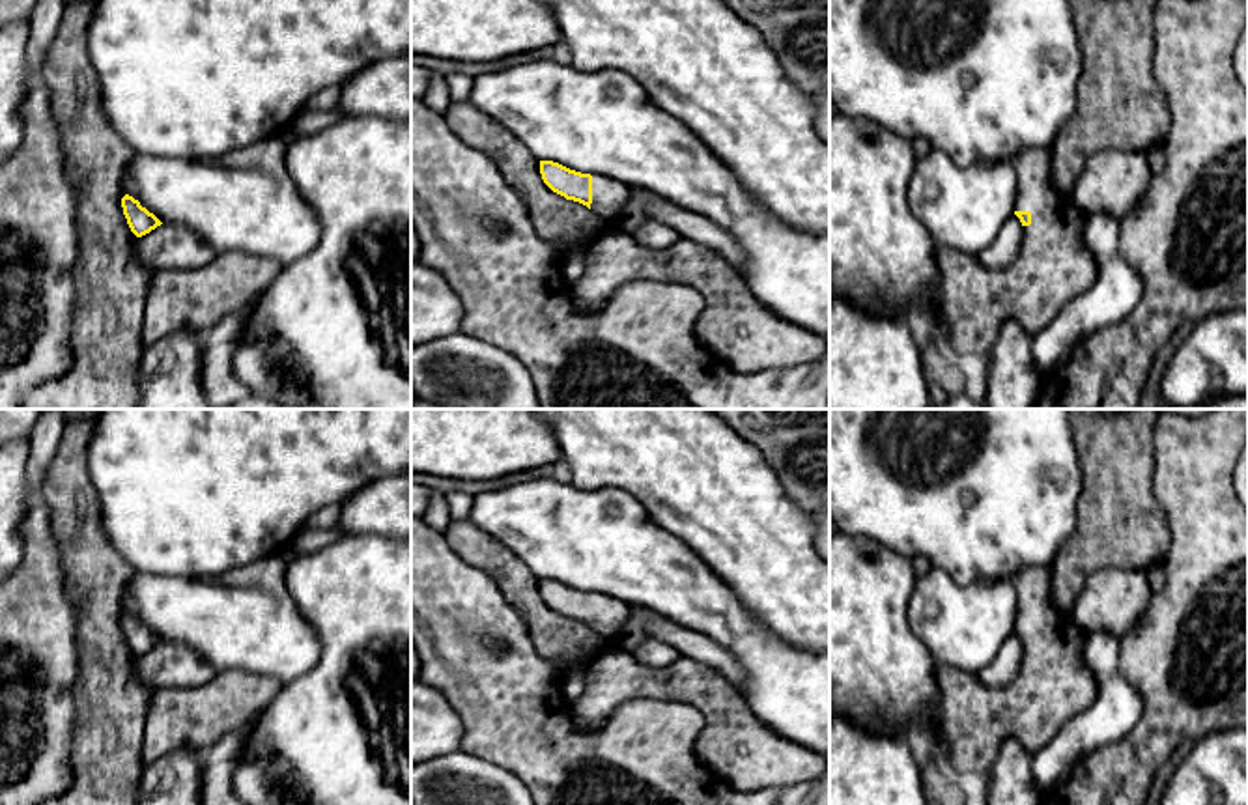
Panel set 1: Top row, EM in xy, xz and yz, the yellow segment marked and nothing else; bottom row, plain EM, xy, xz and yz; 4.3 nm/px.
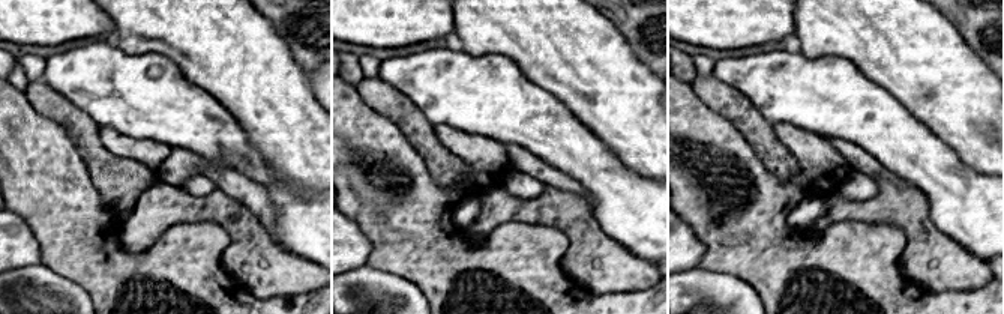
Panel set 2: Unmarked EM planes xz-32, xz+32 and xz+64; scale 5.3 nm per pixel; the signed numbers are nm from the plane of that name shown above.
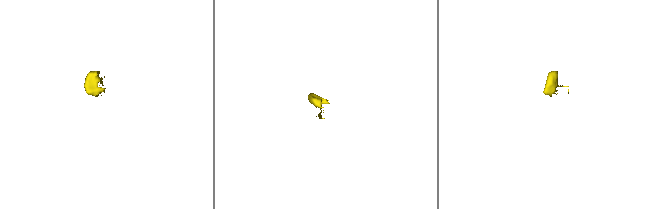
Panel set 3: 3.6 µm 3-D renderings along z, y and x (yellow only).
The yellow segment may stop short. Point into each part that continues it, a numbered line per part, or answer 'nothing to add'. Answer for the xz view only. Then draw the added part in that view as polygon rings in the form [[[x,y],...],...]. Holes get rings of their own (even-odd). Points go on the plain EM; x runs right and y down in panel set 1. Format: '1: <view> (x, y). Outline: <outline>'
1: xz (609, 615). Outline: [[[600,592],[592,594],[592,622],[594,629],[603,641],[603,652],[617,648],[617,639],[631,616],[631,607]]]

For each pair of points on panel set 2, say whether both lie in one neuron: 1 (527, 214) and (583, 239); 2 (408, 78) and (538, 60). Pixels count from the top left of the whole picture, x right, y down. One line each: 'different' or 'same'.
1: same
2: different

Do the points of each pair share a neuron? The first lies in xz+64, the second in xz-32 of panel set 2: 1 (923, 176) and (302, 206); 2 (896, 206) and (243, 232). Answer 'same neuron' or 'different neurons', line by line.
1: same neuron
2: same neuron

